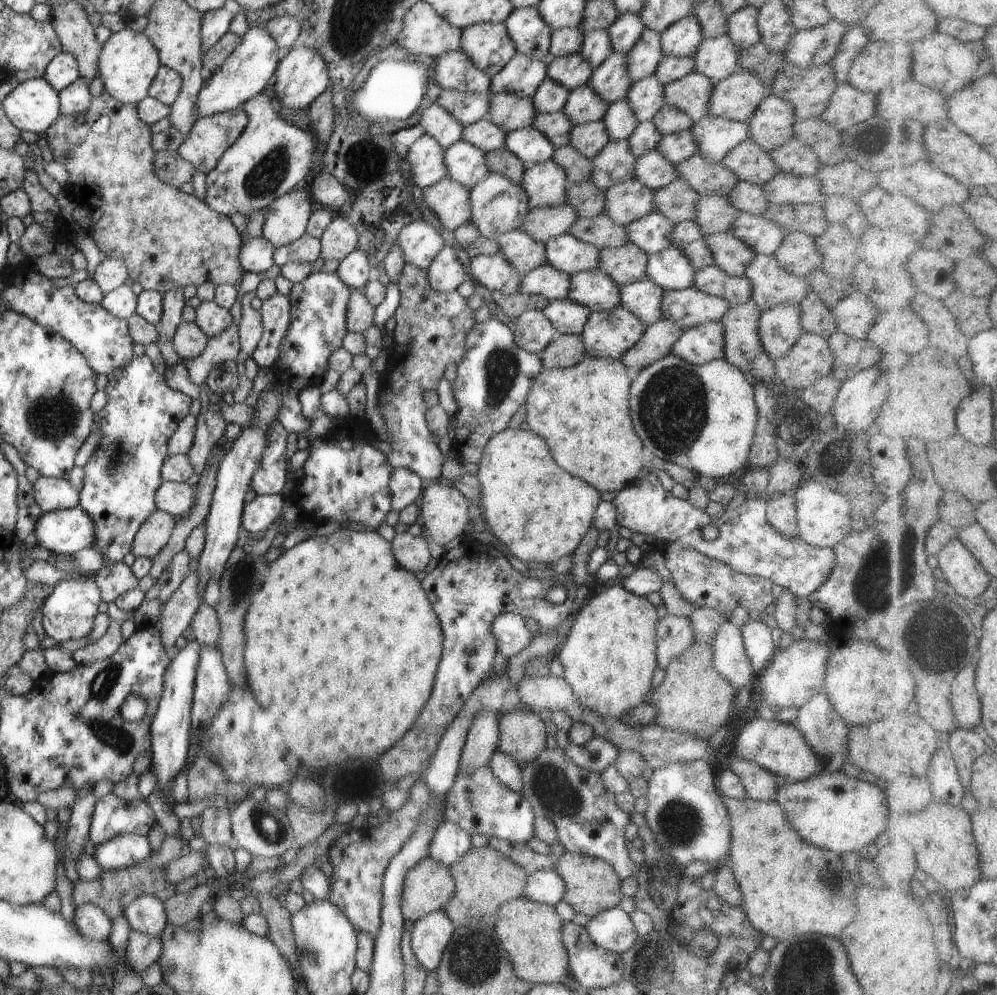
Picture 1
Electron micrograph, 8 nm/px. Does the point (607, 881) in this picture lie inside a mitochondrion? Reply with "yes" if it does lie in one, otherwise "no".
no

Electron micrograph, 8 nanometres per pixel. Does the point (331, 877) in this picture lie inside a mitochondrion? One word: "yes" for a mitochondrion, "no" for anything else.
no

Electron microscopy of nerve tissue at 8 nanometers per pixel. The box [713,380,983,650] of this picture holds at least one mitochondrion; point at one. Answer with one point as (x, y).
(879, 573)

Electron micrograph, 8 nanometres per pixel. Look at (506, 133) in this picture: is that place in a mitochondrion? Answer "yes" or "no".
no

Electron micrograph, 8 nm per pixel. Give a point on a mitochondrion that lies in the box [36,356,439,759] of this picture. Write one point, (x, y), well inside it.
(242, 578)

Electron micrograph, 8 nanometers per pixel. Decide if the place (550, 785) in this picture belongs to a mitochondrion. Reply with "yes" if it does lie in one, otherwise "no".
yes

